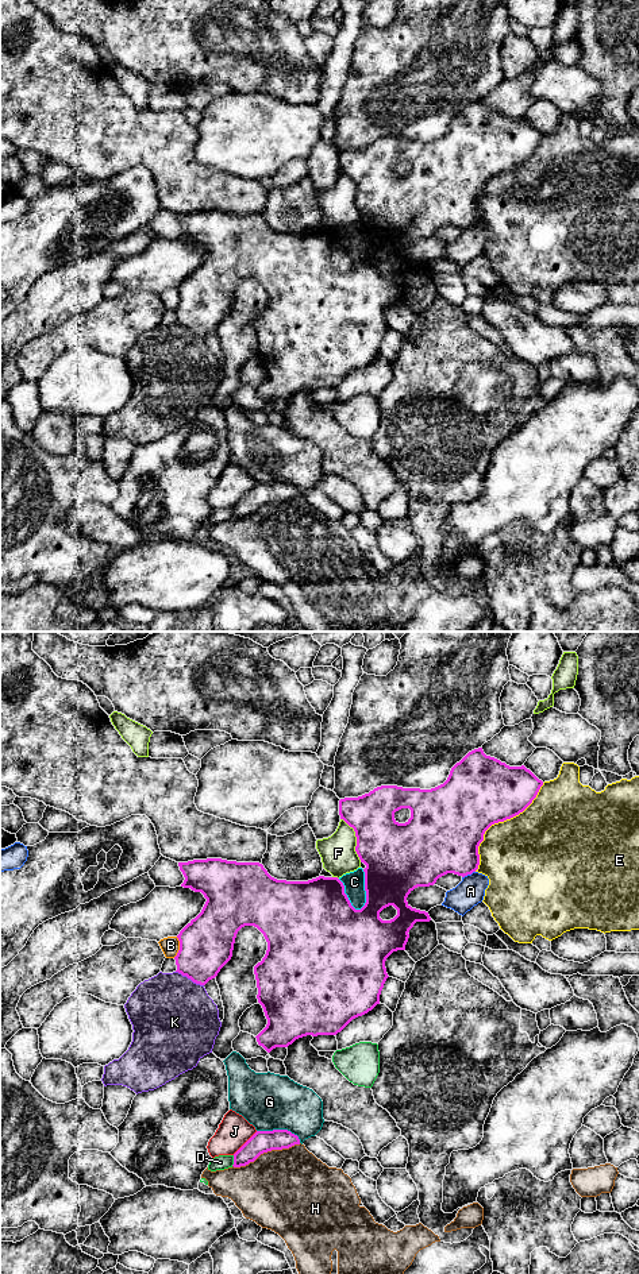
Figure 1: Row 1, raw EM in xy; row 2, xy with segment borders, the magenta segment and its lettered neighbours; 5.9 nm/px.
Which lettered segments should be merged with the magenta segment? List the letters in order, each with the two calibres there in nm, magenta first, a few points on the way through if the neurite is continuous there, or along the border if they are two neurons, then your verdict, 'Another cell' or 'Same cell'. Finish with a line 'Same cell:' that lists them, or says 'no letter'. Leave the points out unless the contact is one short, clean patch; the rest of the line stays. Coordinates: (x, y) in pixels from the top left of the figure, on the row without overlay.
A: Thickness 420 nm (magenta) against 170 nm. Another cell
B: Thickness 320 nm (magenta) against 110 nm. Another cell
C: Thickness 380 nm (magenta) against 130 nm. Another cell
D: Thickness 130 nm (magenta) against 90 nm. Another cell
E: Thickness 420 nm (magenta) against 480 nm. Another cell
F: Thickness 380 nm (magenta) against 220 nm. Another cell
G: Thickness 130 nm (magenta) against 340 nm. Another cell
H: Thickness 130 nm (magenta) against 480 nm. Another cell
J: Thickness 130 nm (magenta) against 190 nm. Another cell
K: Thickness 320 nm (magenta) against 480 nm. Another cell
Same cell: no letter

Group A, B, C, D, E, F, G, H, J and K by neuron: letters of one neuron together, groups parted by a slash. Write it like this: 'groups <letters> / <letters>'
groups A / B / C D / E / F / G / H / J / K

